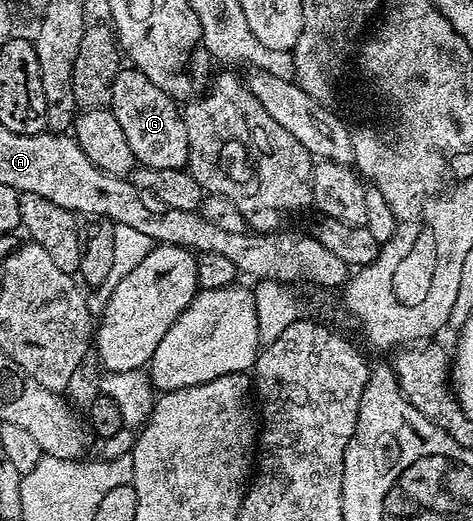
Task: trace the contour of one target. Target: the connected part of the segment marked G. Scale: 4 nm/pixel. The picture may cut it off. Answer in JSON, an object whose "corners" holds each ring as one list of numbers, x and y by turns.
{"corners":[[135,67,121,68,120,74,112,84,111,111,114,119,122,126,126,134,126,143,130,143,130,151,134,151,137,162,146,169,182,169,188,163,188,140,186,139,186,123,179,104,162,87,154,87,146,75]]}

